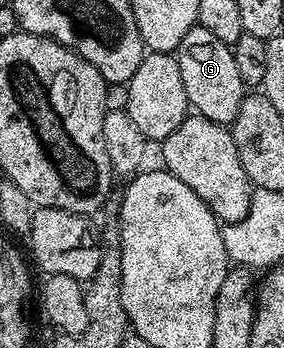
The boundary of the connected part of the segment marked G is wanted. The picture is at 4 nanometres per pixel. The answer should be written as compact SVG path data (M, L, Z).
M198 24L191 28L191 32L187 32L187 36L183 36L177 45L175 57L179 72L183 72L183 89L187 91L190 107L221 126L232 124L239 112L239 104L247 93L243 76L239 76L239 68L235 65L232 46Z

